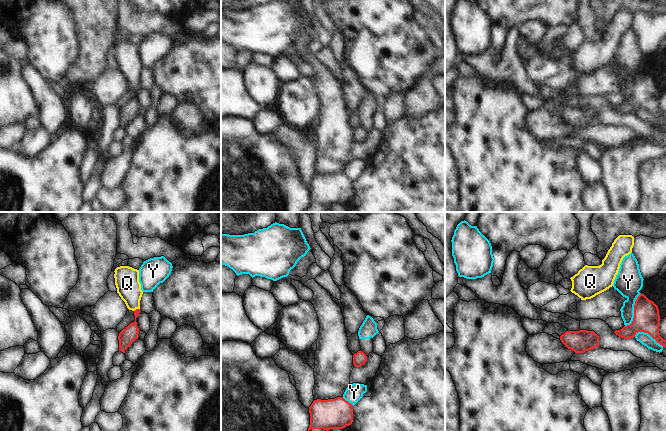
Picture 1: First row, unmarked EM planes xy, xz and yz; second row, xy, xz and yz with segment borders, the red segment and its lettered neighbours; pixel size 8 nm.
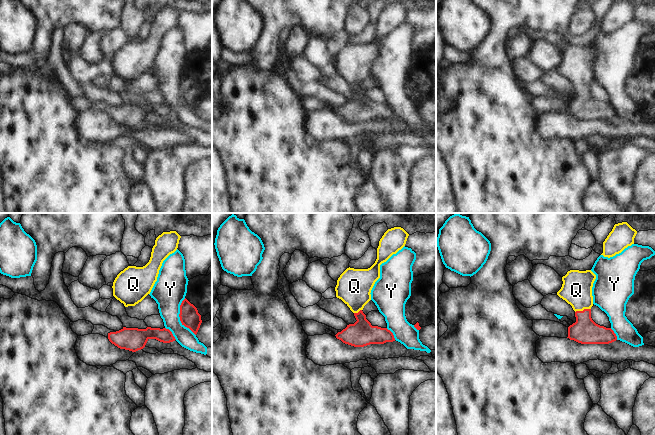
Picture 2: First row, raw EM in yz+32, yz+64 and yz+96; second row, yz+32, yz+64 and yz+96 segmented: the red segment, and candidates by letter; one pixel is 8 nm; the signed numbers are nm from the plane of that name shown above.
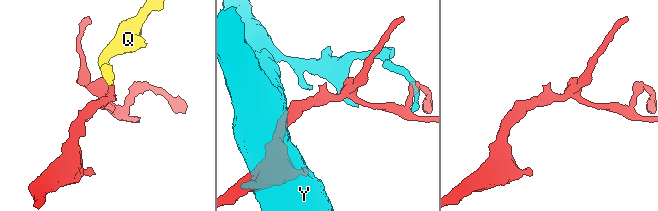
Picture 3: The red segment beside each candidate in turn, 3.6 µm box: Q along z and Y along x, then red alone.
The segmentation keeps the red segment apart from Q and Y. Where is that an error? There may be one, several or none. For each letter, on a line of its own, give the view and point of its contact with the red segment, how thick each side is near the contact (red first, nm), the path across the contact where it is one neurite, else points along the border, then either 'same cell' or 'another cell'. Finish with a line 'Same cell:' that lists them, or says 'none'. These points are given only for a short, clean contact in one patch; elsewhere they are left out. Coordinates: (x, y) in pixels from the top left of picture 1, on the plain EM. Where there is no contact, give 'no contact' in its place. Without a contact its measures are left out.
Q: meets red in xy at (136, 85); 120 nm thick on the red side, 190 nm on the other; runs through xy (130, 109), (135, 99), (136, 85), (127, 59); same cell
Y: meets red in yz at (634, 87); 220 nm thick on the red side, 220 nm on the other; another cell
Same cell: Q

